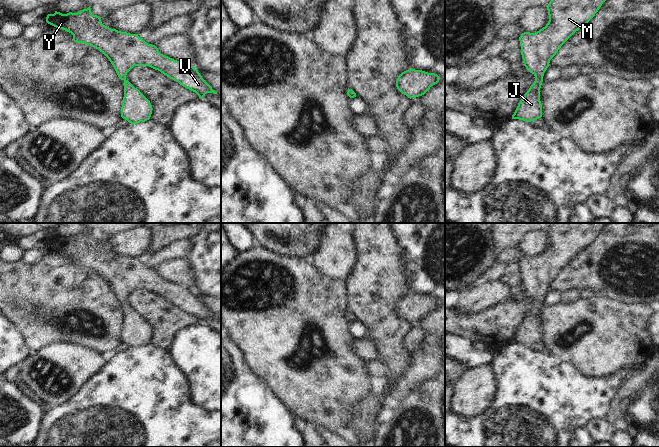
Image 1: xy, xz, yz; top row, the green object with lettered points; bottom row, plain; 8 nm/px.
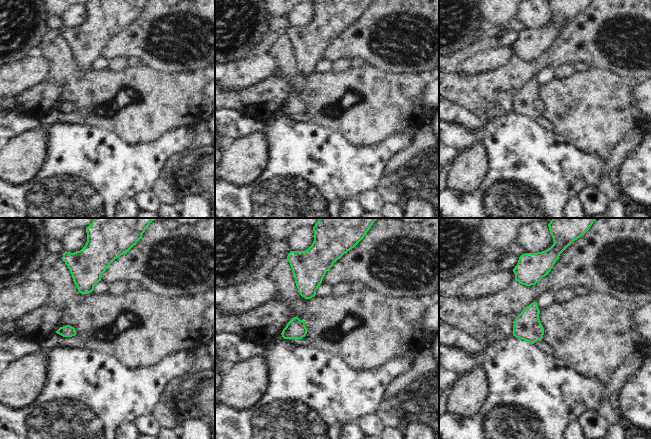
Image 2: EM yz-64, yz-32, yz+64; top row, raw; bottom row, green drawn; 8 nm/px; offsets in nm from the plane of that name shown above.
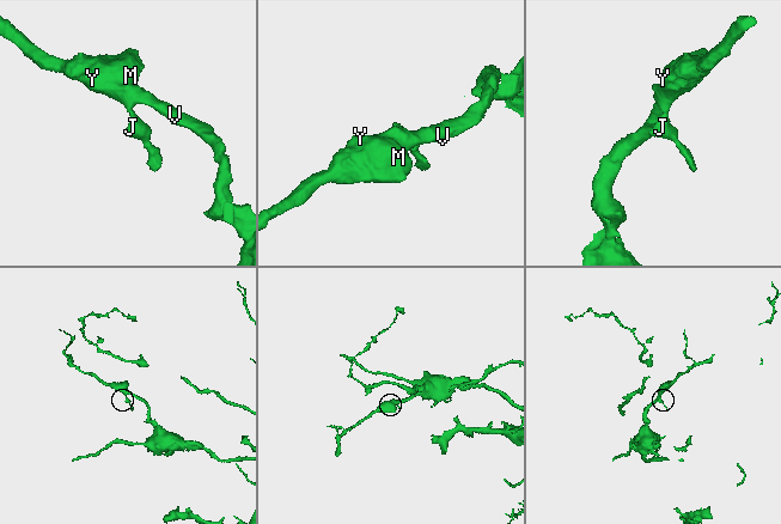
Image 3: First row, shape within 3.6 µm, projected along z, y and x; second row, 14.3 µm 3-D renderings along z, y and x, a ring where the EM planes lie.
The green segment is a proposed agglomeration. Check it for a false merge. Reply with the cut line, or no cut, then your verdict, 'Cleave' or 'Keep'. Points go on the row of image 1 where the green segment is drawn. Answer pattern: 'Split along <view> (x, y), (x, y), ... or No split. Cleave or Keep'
No split. Keep.

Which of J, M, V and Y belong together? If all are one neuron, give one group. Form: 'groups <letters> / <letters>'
groups J M V Y

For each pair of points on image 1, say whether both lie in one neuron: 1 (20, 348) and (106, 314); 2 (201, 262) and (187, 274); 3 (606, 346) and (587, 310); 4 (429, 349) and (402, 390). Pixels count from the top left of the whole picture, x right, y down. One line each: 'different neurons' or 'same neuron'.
1: different neurons
2: different neurons
3: same neuron
4: same neuron

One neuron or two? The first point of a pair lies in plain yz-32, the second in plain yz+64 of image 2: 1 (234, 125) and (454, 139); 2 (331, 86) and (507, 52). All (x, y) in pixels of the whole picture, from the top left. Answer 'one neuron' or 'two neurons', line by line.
1: two neurons
2: two neurons

